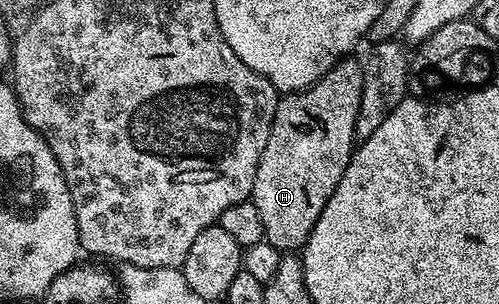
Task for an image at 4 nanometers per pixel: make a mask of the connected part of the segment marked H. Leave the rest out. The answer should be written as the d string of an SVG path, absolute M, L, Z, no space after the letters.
M348 56L336 62L335 67L314 84L304 90L284 93L277 104L277 112L269 128L269 140L265 140L265 152L261 152L261 160L257 164L250 201L255 203L257 212L261 212L264 239L281 252L302 251L357 149L355 125L358 109L361 108L363 66L353 59Z

